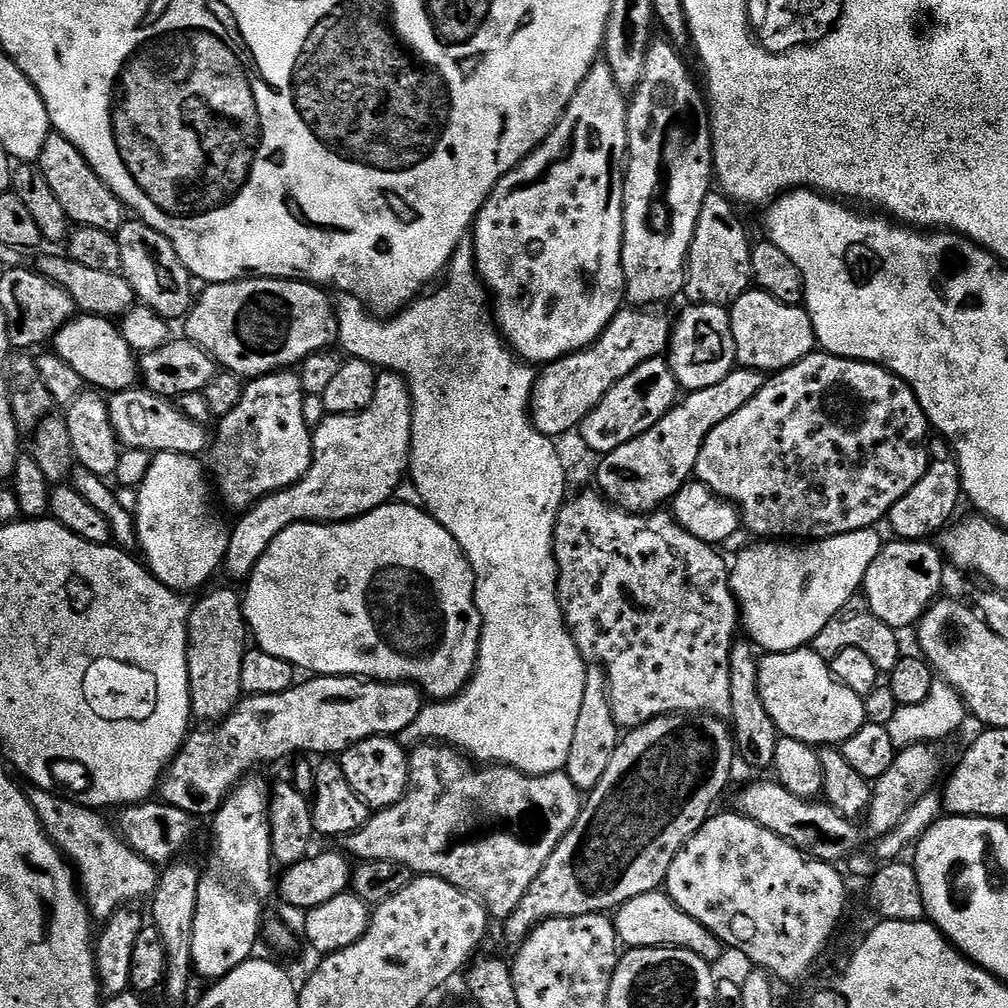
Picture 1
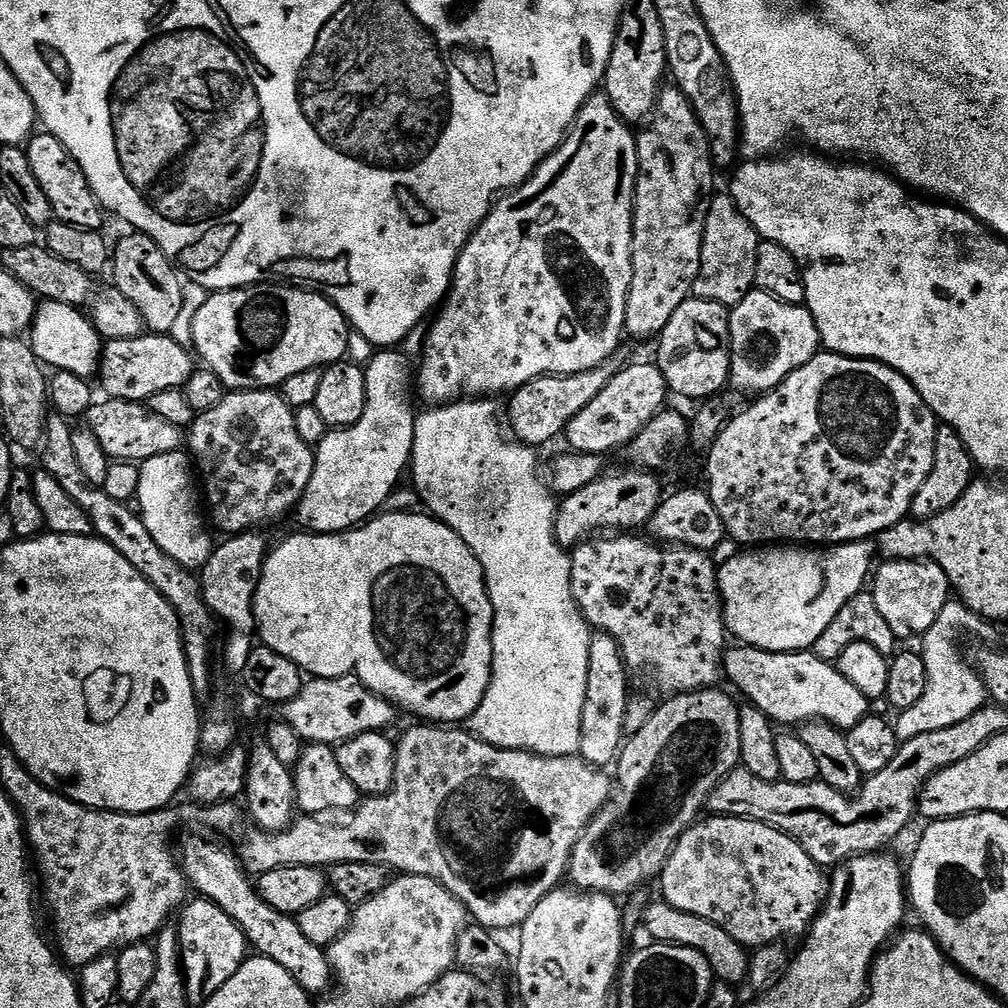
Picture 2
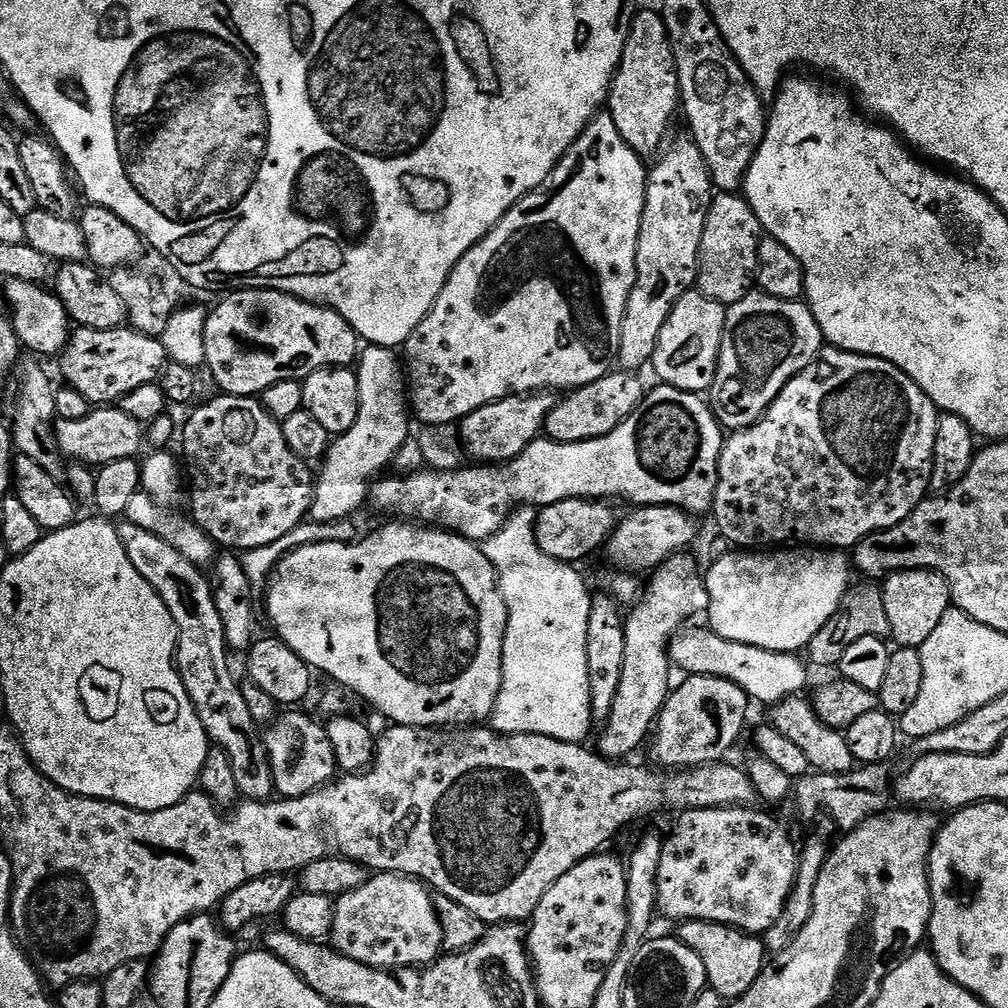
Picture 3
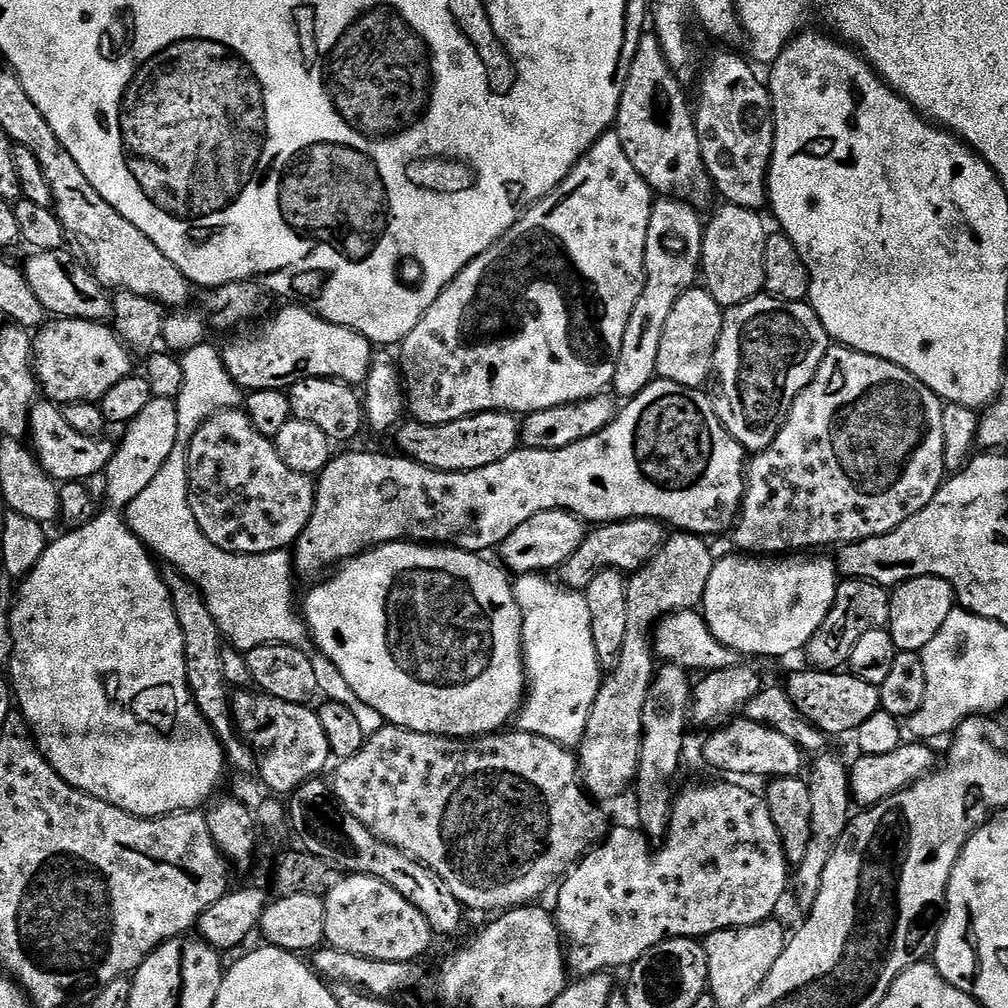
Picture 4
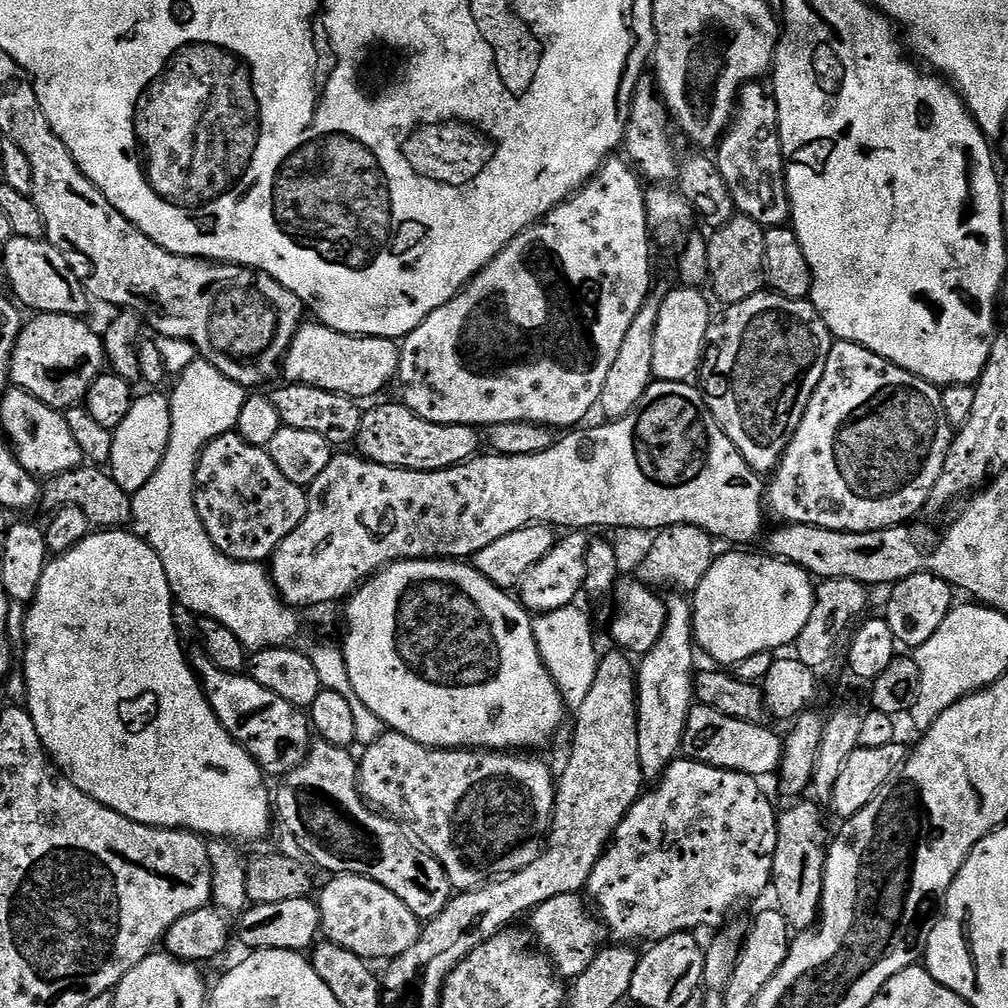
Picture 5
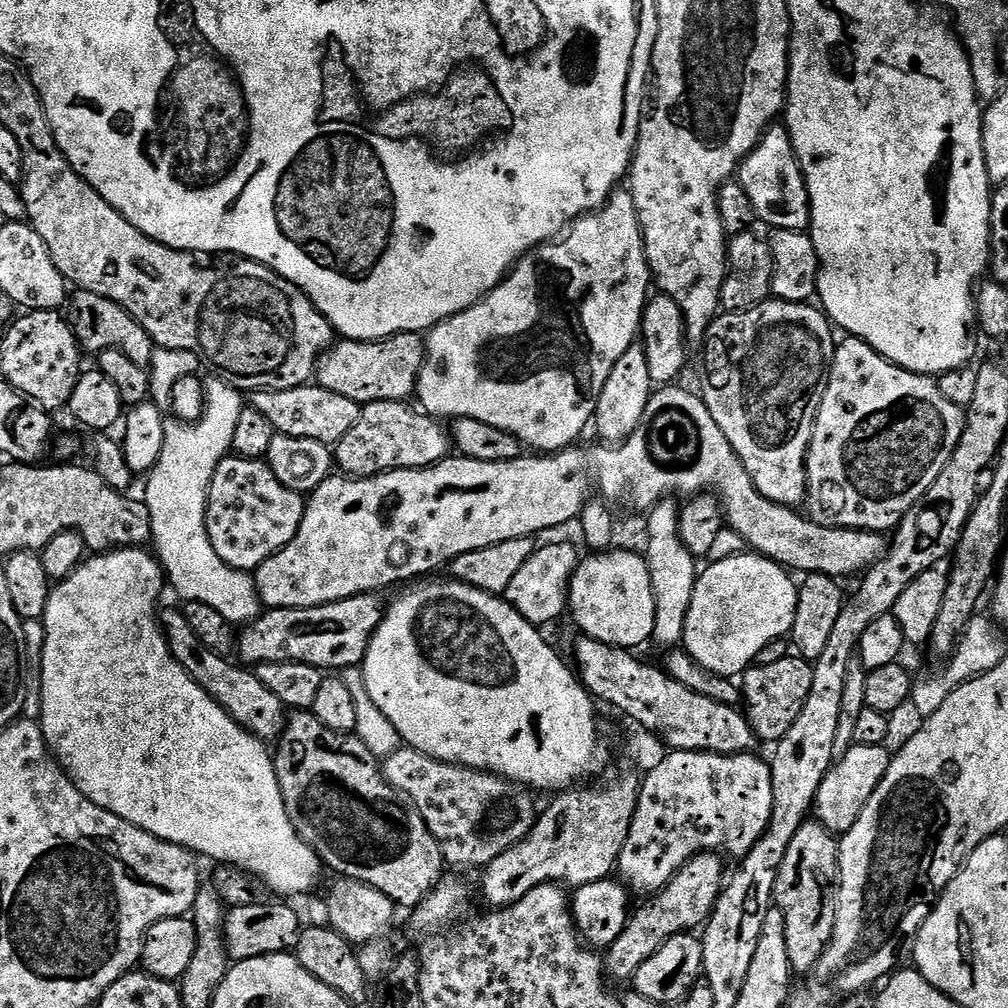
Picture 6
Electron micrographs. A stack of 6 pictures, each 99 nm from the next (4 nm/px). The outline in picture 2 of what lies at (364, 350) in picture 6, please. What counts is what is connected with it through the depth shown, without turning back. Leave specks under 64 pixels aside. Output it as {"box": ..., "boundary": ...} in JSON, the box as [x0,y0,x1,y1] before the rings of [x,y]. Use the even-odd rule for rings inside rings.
{"box":[191,282,349,390],"boundary":[[[265,282],[211,293],[202,310],[194,315],[191,347],[199,359],[200,356],[204,359],[201,361],[206,367],[214,370],[218,378],[222,378],[225,389],[247,390],[258,387],[275,389],[283,385],[286,378],[302,374],[302,370],[320,368],[345,359],[349,355],[349,335],[348,320],[327,296],[304,286]]]}

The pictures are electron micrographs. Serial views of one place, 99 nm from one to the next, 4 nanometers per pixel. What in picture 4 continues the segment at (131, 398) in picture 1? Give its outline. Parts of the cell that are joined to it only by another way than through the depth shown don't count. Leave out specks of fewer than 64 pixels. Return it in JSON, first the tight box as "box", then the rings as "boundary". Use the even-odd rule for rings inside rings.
{"box":[30,402,114,482],"boundary":[[[38,402],[32,407],[30,444],[40,465],[57,482],[91,481],[91,476],[99,472],[101,475],[107,469],[114,451],[113,441],[108,441],[108,438],[97,439],[95,436],[78,434],[78,430],[66,422],[61,405],[51,402]]]}

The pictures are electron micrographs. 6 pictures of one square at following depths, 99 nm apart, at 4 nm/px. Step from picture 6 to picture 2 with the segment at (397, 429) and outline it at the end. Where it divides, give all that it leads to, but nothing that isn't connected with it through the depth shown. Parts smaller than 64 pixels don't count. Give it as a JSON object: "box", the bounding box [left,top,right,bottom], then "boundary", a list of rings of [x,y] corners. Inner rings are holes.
{"box":[506,355,626,446],"boundary":[[[612,355],[598,366],[576,374],[539,376],[516,389],[511,393],[508,412],[506,408],[506,424],[511,435],[520,443],[533,446],[548,444],[555,436],[563,437],[571,419],[606,388],[610,378],[617,376],[625,367],[626,360],[621,356]]]}

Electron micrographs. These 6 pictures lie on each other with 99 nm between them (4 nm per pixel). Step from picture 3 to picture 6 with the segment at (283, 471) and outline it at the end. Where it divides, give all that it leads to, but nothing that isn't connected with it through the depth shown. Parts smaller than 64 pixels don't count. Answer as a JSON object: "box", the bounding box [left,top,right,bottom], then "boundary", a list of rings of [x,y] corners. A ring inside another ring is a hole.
{"box":[206,454,306,573],"boundary":[[[229,454],[214,470],[208,491],[206,530],[218,558],[240,572],[255,573],[266,558],[278,554],[298,534],[306,500],[274,478],[267,459],[251,460]]]}

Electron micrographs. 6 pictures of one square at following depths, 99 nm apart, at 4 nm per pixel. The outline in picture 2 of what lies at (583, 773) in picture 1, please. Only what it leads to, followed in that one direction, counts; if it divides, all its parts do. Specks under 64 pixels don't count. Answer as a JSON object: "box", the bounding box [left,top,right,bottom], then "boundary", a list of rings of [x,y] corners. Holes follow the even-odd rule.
{"box":[579,632,630,768],"boundary":[[[604,632],[593,633],[590,658],[587,659],[586,699],[582,708],[582,738],[579,739],[579,755],[588,764],[606,768],[619,755],[626,734],[625,714],[630,699],[628,676],[630,677],[627,664],[614,638],[610,638]]]}

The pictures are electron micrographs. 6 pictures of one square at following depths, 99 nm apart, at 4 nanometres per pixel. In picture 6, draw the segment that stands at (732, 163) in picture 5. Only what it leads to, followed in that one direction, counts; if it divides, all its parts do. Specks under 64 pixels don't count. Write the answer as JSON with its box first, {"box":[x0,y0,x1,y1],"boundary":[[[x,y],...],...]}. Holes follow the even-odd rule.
{"box":[738,123,812,232],"boundary":[[[773,123],[764,132],[758,146],[740,163],[738,182],[742,190],[750,197],[750,206],[754,206],[757,221],[769,224],[769,229],[794,230],[808,232],[812,223],[810,198],[804,181],[804,171],[796,161],[796,151],[787,127],[783,123]]]}

